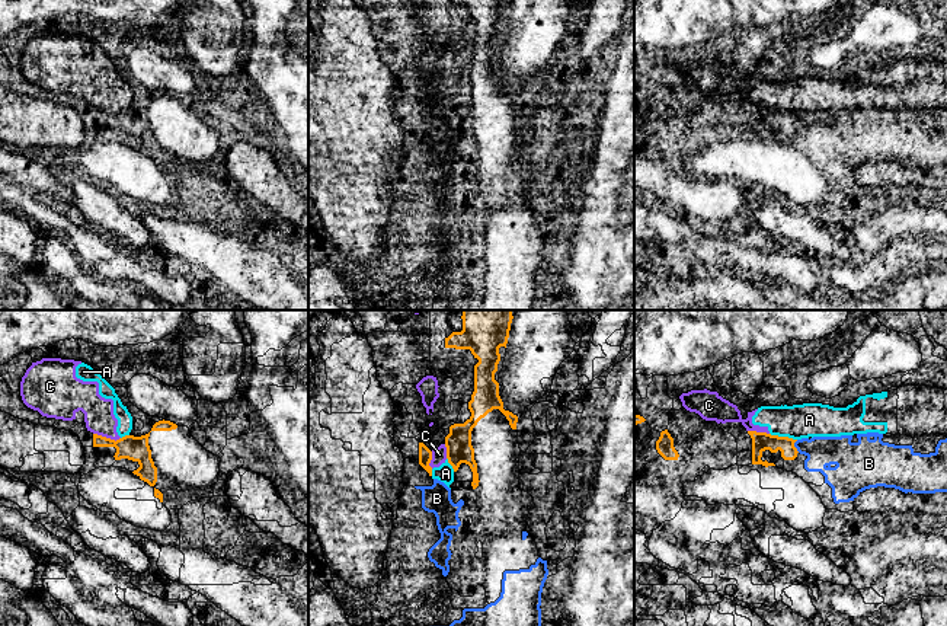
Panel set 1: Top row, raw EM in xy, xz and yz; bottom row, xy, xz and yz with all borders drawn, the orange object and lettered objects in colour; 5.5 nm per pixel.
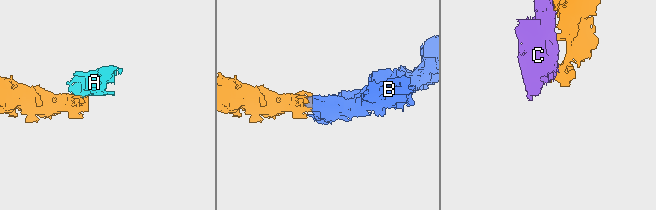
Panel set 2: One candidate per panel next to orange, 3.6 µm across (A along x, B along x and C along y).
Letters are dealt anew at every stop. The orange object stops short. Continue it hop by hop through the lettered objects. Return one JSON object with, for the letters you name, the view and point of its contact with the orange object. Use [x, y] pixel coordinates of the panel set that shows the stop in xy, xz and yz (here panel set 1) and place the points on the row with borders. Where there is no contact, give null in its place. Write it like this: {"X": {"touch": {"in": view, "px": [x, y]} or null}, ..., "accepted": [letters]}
{"B": {"touch": {"in": "yz", "px": [793, 446]}}, "accepted": ["B"]}

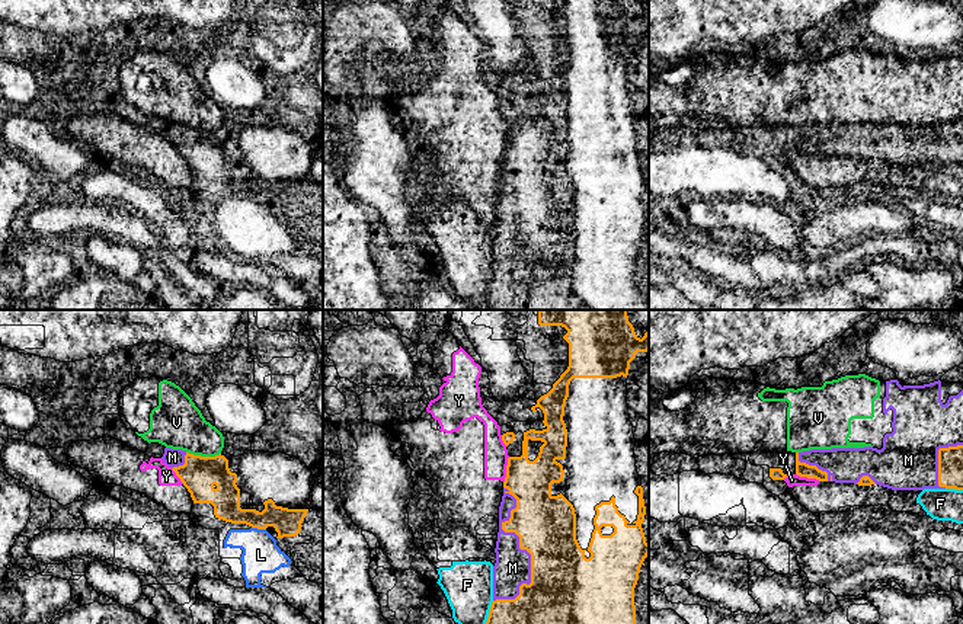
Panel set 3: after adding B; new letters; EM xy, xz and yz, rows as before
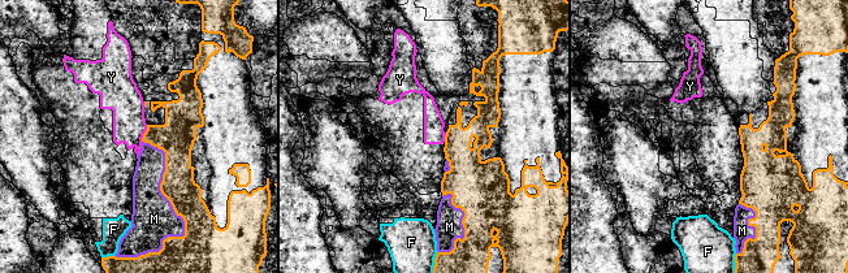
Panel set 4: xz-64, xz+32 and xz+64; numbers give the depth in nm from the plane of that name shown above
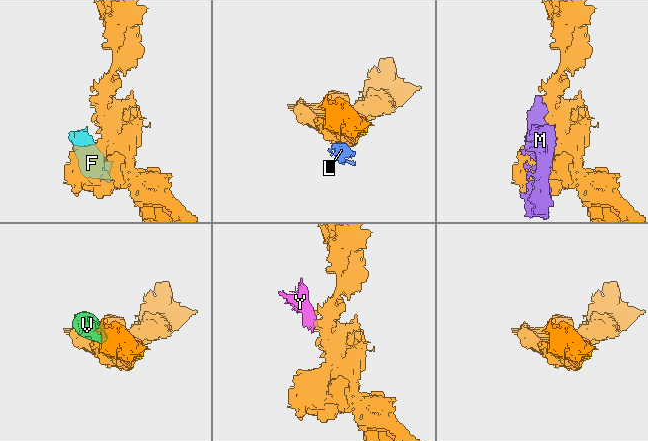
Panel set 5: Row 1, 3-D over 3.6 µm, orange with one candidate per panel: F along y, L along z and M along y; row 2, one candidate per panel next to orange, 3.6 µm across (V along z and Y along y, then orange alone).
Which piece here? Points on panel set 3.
{"accepted": []}

